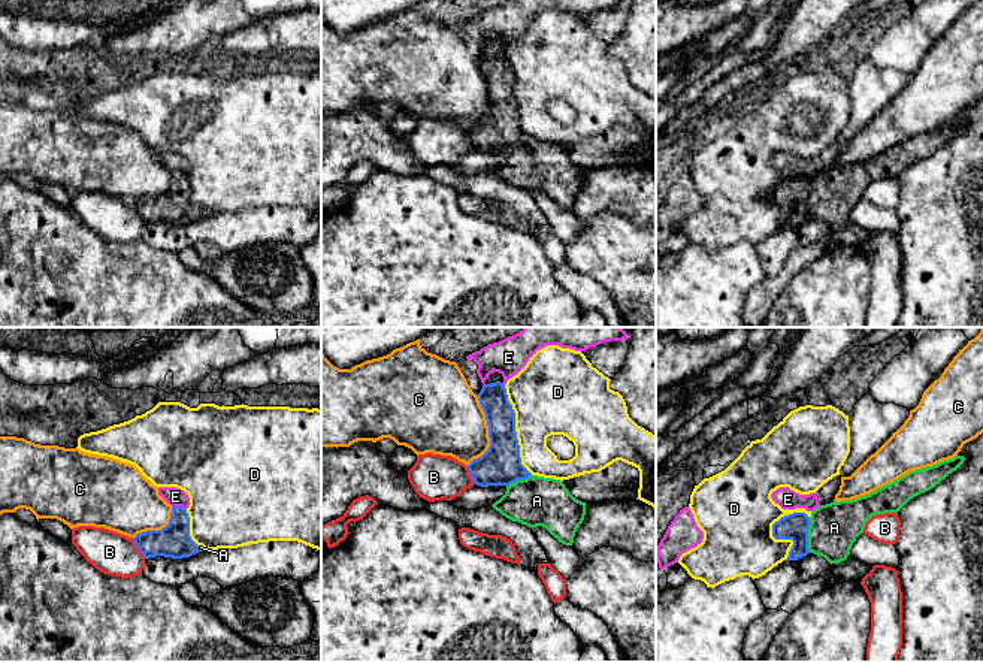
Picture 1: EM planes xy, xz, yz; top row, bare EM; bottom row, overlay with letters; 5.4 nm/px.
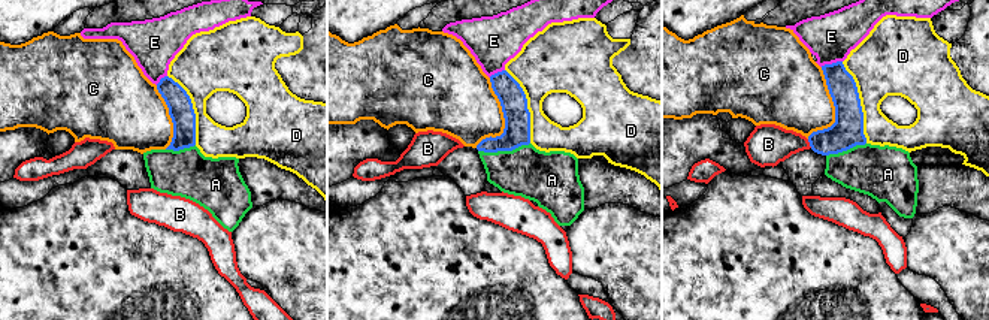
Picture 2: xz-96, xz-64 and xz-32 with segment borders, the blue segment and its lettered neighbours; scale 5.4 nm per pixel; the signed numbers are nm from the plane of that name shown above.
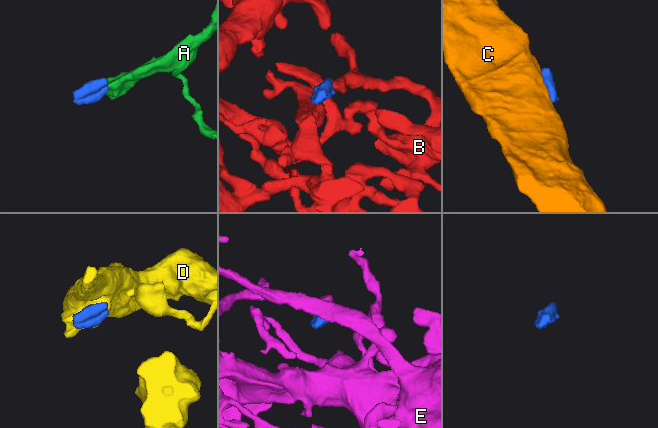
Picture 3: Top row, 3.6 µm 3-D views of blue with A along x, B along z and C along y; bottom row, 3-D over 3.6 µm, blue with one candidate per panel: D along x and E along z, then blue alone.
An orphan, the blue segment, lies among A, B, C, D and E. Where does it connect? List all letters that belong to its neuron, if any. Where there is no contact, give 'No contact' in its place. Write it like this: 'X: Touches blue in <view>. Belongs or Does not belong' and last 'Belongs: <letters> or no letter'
A: Touches blue in yz. Belongs
B: Touches blue in xy. Does not belong
C: Touches blue in xz. Does not belong
D: Touches blue in xz. Does not belong
E: Touches blue in xy. Does not belong
Belongs: A

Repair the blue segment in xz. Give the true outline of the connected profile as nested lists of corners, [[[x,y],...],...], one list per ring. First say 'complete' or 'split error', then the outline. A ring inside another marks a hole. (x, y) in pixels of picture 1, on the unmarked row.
split error; [[[490,39],[477,61],[486,79],[490,112],[481,123],[468,130],[474,148],[481,152],[505,151],[505,160],[492,170],[496,176],[532,194],[542,191],[559,208],[572,211],[575,197],[586,181],[586,167],[575,164],[560,145],[532,140],[521,130],[515,78],[508,66],[502,39]]]

